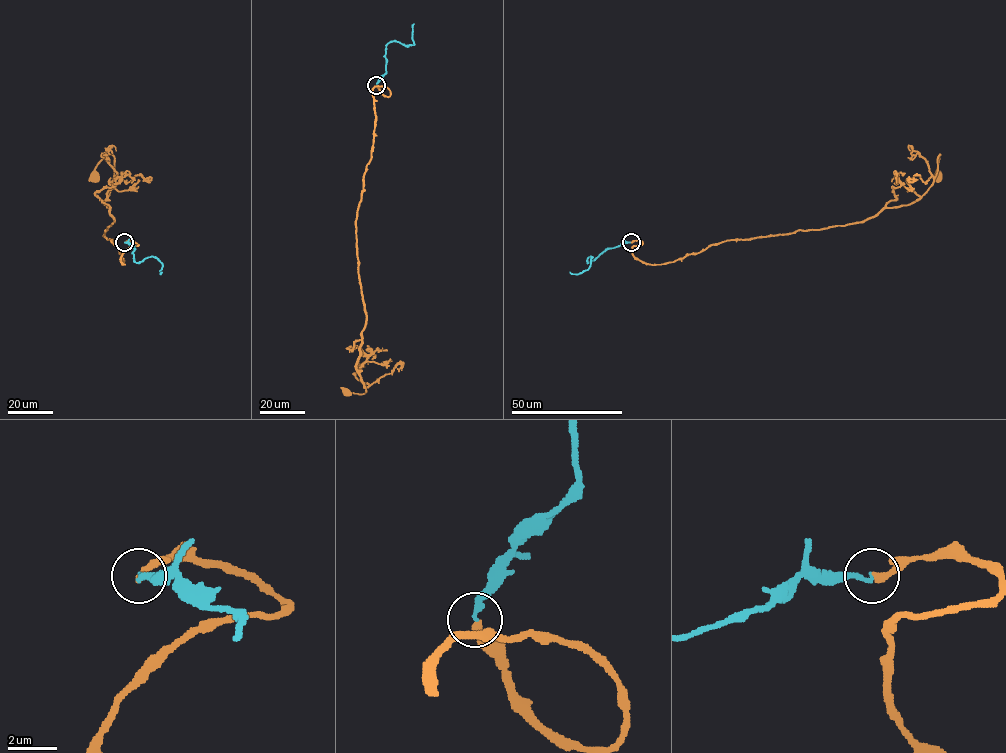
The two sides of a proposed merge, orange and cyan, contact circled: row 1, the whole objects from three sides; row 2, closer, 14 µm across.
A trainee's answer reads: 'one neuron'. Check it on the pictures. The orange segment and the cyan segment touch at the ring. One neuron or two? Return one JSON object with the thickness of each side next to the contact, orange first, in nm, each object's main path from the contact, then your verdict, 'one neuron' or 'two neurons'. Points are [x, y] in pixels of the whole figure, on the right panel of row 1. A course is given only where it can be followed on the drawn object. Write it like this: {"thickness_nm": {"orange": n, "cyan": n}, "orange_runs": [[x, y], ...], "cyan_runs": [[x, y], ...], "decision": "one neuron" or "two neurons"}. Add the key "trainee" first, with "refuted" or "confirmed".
{"trainee": "confirmed", "thickness_nm": {"orange": 280, "cyan": 190}, "orange_runs": [[630, 242], [642, 242], [634, 256], [658, 265], [727, 240], [864, 221], [916, 201], [940, 154], [938, 176]], "cyan_runs": [[630, 242], [607, 248], [589, 262], [590, 256], [589, 268], [581, 272], [570, 272]], "decision": "one neuron"}

